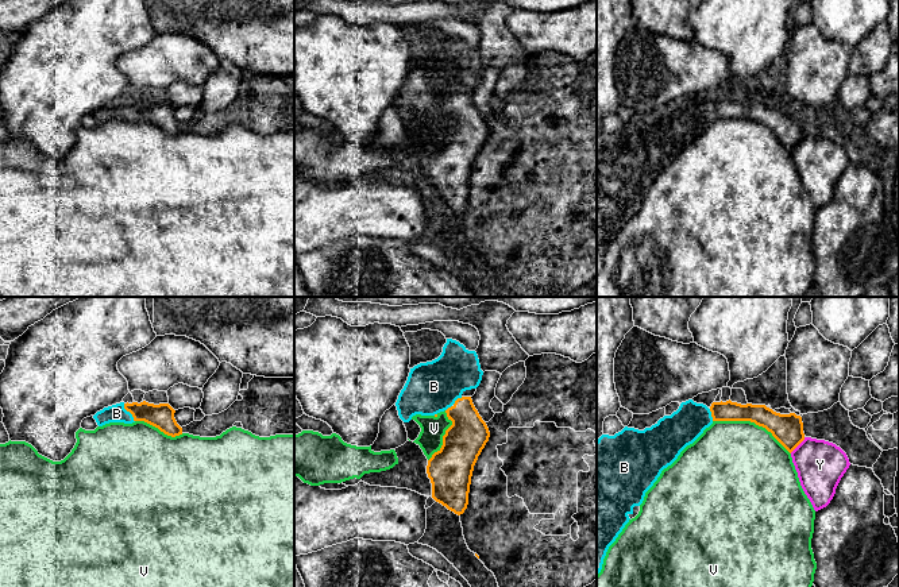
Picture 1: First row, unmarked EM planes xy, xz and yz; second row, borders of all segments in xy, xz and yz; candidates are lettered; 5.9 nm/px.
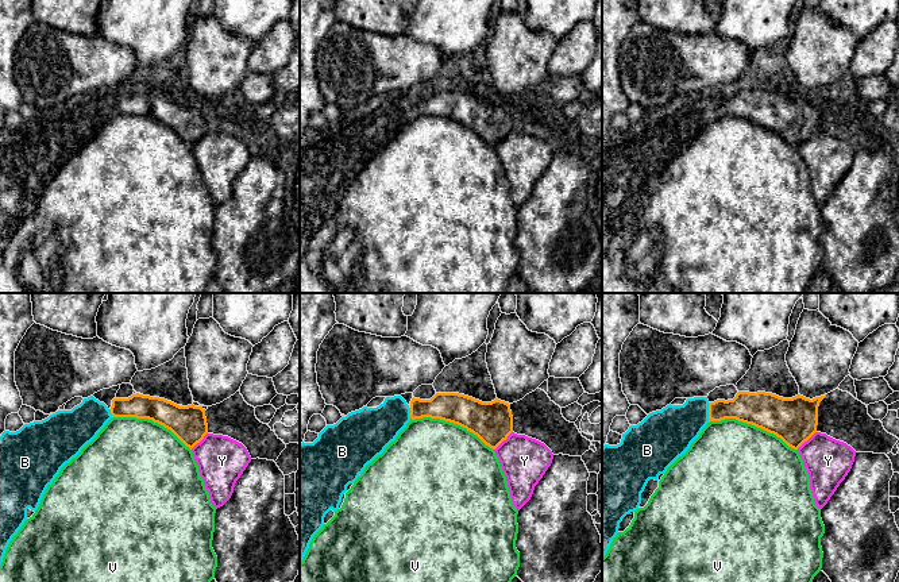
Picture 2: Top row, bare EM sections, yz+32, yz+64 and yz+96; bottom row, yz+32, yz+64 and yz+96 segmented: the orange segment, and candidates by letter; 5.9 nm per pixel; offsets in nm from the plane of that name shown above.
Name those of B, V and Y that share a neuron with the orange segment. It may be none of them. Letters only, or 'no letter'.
B

